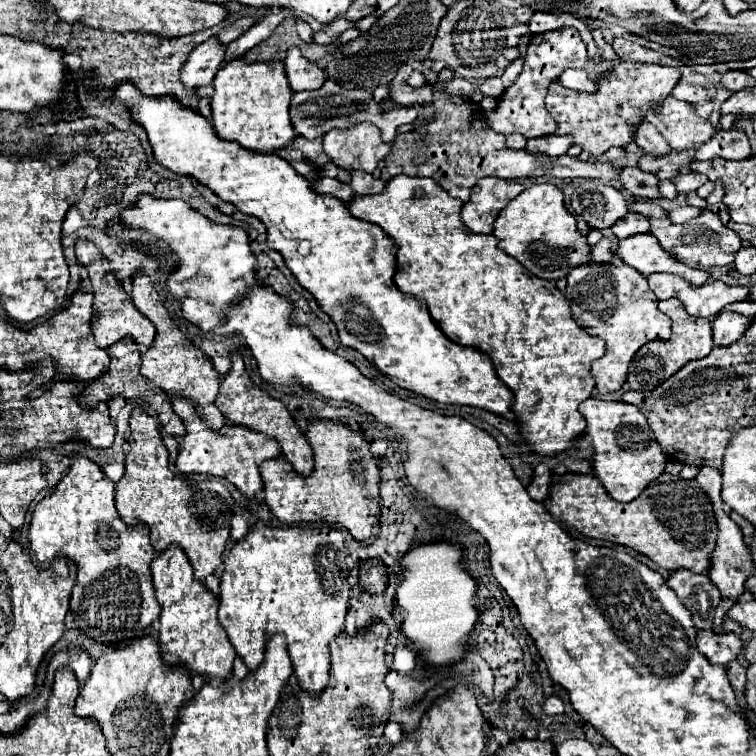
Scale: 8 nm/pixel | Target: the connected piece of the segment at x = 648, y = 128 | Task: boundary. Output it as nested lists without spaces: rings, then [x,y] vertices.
[[[642,121],[642,123],[640,123],[640,129],[636,131],[634,141],[640,145],[640,149],[642,149],[644,153],[662,155],[662,153],[668,153],[668,151],[670,151],[670,147],[666,145],[664,137],[662,137],[648,121]]]

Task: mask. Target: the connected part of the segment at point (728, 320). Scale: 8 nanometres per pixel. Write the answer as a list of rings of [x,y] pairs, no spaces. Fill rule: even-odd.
[[[720,313],[716,317],[716,321],[712,323],[714,345],[716,347],[730,347],[732,343],[736,343],[744,335],[748,325],[750,325],[750,319],[740,313]]]

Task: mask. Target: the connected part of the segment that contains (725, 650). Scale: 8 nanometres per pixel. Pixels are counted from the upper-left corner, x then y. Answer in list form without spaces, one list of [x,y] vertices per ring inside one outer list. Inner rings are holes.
[[[710,629],[698,631],[696,649],[700,649],[700,653],[708,657],[708,661],[714,661],[716,665],[728,665],[742,651],[742,639],[734,633],[716,635]]]

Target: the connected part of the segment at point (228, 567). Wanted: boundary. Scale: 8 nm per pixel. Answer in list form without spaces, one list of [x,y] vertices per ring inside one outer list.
[[[330,525],[258,527],[236,541],[224,557],[218,619],[250,671],[262,663],[268,639],[276,633],[286,635],[298,683],[316,695],[328,685],[328,643],[344,631],[348,597],[348,567],[340,529]]]

